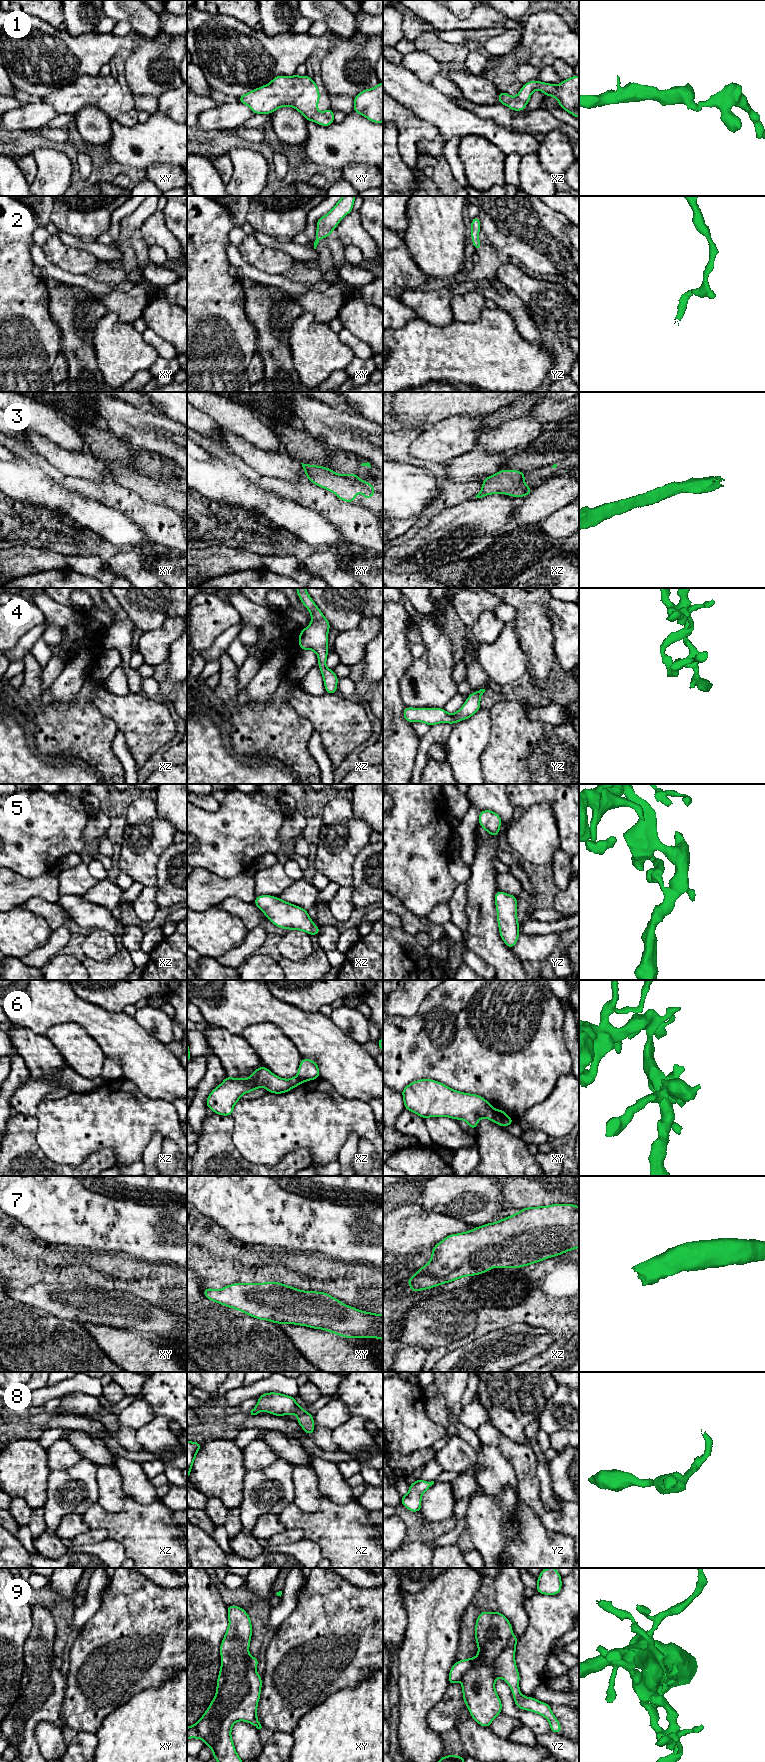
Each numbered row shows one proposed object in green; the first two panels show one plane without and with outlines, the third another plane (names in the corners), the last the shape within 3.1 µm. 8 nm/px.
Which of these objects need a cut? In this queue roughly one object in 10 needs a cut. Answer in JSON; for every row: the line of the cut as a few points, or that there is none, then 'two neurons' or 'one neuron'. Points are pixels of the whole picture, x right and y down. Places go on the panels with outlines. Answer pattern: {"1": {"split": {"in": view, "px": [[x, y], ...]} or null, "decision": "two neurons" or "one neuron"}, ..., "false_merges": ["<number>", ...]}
{"1": {"split": null, "decision": "one neuron"}, "2": {"split": null, "decision": "one neuron"}, "3": {"split": null, "decision": "one neuron"}, "4": {"split": null, "decision": "one neuron"}, "5": {"split": null, "decision": "one neuron"}, "6": {"split": {"in": "xy", "px": [[493, 1109], [496, 1122]]}, "decision": "two neurons"}, "7": {"split": null, "decision": "one neuron"}, "8": {"split": null, "decision": "one neuron"}, "9": {"split": null, "decision": "one neuron"}, "false_merges": ["6"]}

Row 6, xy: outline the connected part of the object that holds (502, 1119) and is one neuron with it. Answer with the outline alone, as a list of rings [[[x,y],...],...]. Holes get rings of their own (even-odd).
[[[494,1109],[495,1117],[496,1117],[496,1123],[500,1127],[506,1127],[511,1125],[514,1120],[507,1115],[506,1112],[502,1111],[501,1109]]]

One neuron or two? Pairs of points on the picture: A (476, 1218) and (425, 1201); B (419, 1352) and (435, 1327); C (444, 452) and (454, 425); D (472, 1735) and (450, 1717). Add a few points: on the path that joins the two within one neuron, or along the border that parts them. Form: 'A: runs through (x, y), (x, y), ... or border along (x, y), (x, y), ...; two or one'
A: runs through (463, 1207), (459, 1203), (438, 1201); one
B: border along (421, 1345), (428, 1350); two
C: runs through (444, 445), (454, 432); one
D: border along (470, 1715), (460, 1718), (454, 1728); two

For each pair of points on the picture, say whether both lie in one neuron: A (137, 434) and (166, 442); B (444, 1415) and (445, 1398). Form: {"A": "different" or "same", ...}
{"A": "same", "B": "same"}

